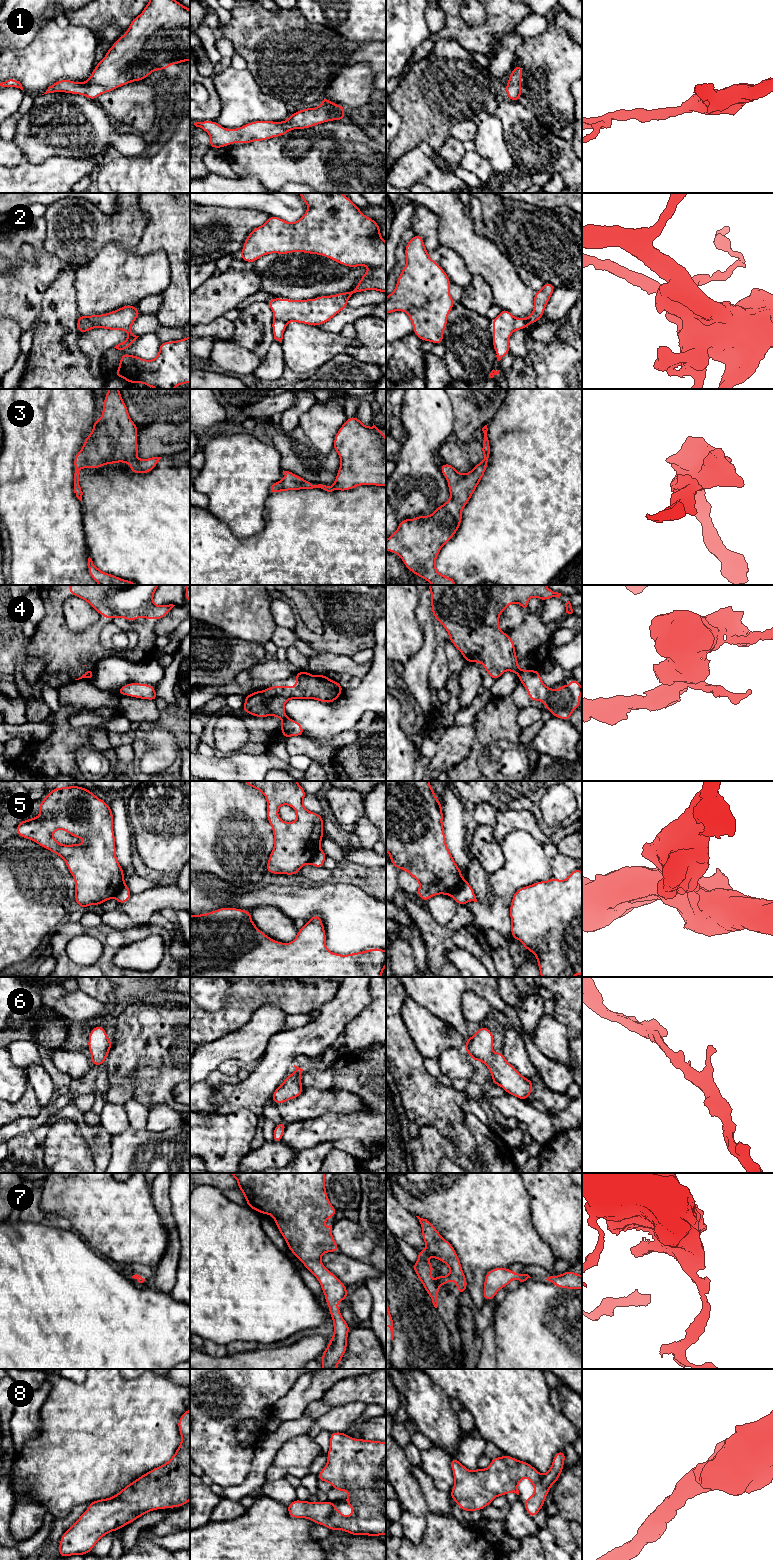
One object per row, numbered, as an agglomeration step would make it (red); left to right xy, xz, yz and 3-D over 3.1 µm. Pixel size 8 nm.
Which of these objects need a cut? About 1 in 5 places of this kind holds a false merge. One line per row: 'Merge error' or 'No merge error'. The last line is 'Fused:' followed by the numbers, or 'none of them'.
1: No merge error
2: Merge error
3: No merge error
4: Merge error
5: Merge error
6: No merge error
7: No merge error
8: No merge error
Fused: 2, 4, 5

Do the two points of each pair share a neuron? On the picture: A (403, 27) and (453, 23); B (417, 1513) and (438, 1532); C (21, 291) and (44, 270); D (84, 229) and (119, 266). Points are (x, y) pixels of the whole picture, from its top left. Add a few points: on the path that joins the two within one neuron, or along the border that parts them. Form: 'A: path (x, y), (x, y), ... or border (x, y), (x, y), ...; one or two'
A: border (431, 34), (428, 37); two
B: border (429, 1512), (423, 1539), (417, 1544); two
C: path (27, 285), (38, 274); one
D: border (125, 249), (109, 242), (84, 263); two

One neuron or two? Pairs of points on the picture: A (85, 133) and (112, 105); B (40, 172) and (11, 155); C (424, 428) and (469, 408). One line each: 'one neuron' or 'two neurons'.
A: two neurons
B: two neurons
C: two neurons

